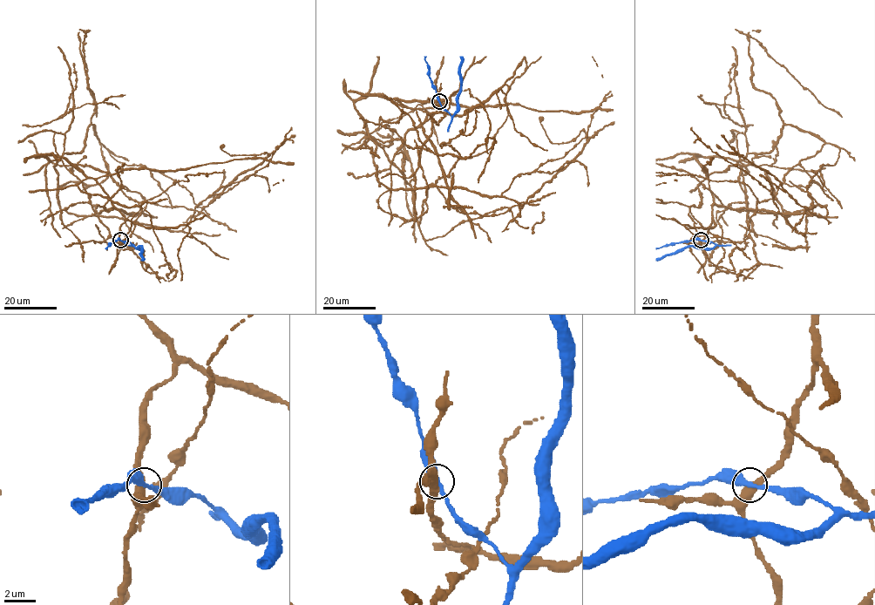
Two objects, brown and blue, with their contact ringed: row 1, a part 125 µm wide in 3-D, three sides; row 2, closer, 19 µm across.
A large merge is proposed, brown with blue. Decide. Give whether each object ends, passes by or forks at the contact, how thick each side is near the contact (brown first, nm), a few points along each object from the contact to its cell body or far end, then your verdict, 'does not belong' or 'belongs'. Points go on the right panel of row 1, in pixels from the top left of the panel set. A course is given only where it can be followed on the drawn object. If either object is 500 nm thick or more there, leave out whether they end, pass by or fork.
brown passes by; blue passes by; 440 nm thick on the brown side, 360 nm on the other; brown runs (702, 241), (713, 195), (695, 155), (769, 153), (785, 125), (824, 144), (783, 177), (805, 212), (716, 144); blue runs (702, 241), (715, 245), (709, 248), (684, 247), (656, 260); belongs

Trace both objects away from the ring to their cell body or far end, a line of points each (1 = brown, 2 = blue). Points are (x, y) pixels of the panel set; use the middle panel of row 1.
1: (439, 102), (354, 103), (418, 225), (430, 184), (467, 214), (521, 207), (586, 141), (552, 144), (542, 117)
2: (439, 102), (451, 116), (457, 110), (461, 84), (460, 57)

